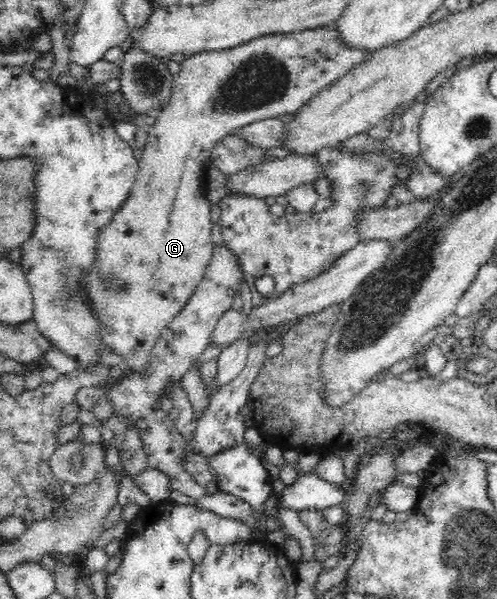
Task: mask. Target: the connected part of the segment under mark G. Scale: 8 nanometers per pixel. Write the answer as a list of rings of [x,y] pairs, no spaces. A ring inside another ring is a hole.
[[[332,24],[262,36],[235,48],[188,55],[180,63],[169,102],[157,112],[156,121],[148,129],[135,186],[123,206],[98,234],[94,261],[82,274],[83,291],[99,321],[103,345],[110,346],[113,353],[122,356],[131,371],[143,372],[147,368],[159,336],[187,306],[211,262],[215,246],[211,232],[214,223],[203,178],[211,165],[210,153],[217,142],[258,120],[277,118],[281,114],[295,115],[319,92],[373,54],[370,50],[347,46],[338,37],[336,28]]]

